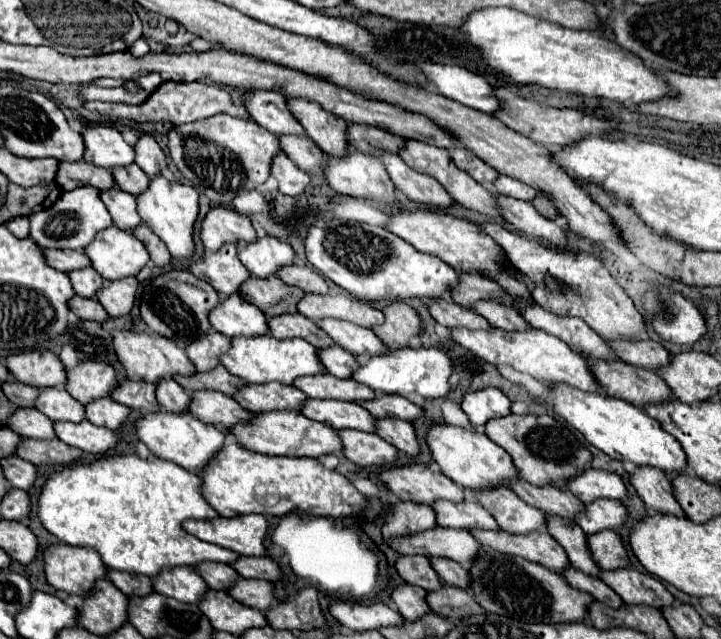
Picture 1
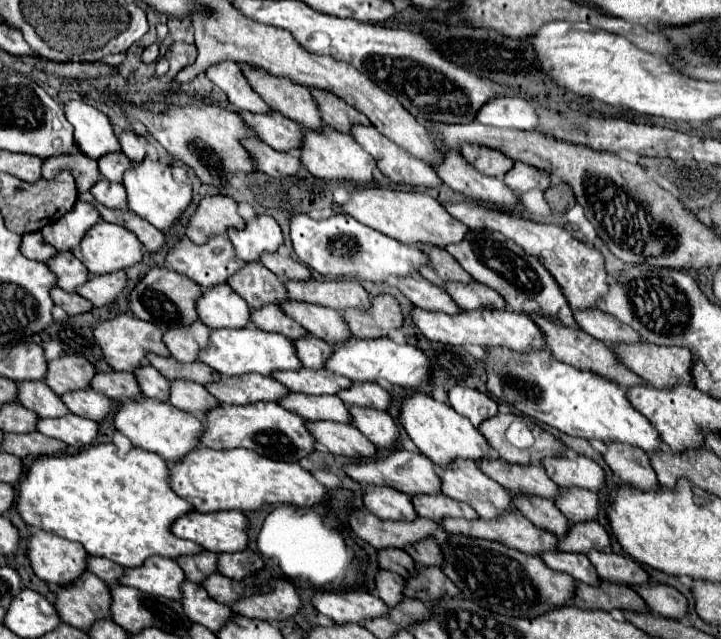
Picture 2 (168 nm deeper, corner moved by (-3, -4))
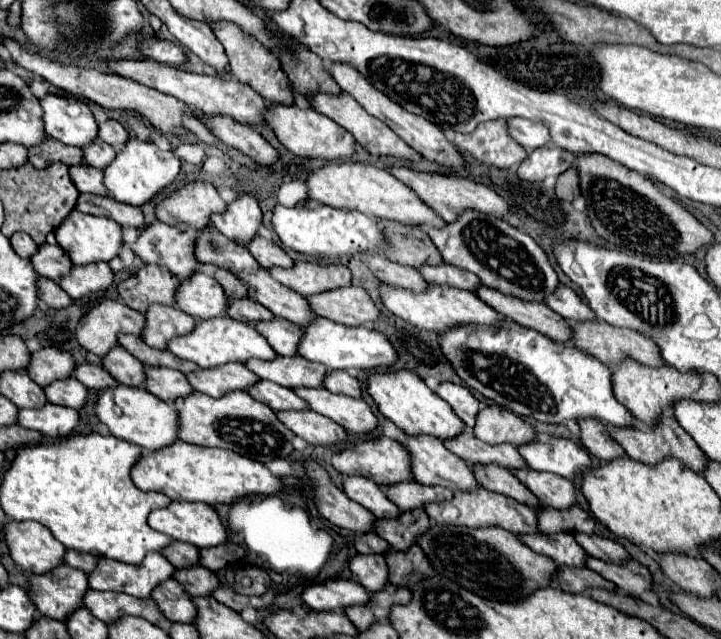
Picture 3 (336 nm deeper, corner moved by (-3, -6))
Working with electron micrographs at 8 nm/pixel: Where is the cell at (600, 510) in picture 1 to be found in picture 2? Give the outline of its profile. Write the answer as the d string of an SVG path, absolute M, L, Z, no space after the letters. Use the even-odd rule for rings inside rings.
M563 489L555 505L573 525L595 521L599 515L599 497L587 489Z

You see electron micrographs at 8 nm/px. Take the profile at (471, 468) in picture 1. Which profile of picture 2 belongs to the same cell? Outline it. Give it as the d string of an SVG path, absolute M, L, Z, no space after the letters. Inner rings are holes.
M415 391L409 399L403 401L401 425L409 433L411 441L419 447L419 451L439 467L447 467L457 459L471 459L479 463L483 459L495 457L487 439L479 433L479 429L471 425L471 421L467 421L467 417L461 417L459 413L455 413L455 409L451 409L445 403L435 401L433 397L425 393Z

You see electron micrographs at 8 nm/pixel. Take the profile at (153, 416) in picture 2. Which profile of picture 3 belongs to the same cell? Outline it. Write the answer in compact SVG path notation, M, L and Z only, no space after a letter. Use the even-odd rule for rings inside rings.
M117 385L105 391L99 391L99 397L95 401L95 415L101 423L105 423L111 431L111 435L125 439L129 443L139 445L147 451L157 451L161 447L171 445L177 439L177 413L175 409L161 401L159 397L151 395L143 387L127 387Z

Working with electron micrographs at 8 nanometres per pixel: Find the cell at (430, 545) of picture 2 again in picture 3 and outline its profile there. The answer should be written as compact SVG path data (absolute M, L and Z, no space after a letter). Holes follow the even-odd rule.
M411 509L403 511L395 519L375 519L373 529L379 537L383 537L393 549L405 551L417 537L429 529L429 517L425 509Z

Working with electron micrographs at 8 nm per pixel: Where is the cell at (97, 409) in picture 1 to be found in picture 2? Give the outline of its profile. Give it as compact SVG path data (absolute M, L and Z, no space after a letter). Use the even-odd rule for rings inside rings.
M93 389L67 393L61 399L69 407L71 413L91 419L91 421L103 421L111 411L111 399Z

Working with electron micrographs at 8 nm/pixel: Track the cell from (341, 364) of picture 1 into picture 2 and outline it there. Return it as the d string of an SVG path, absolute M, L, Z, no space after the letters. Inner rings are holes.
M309 335L305 339L297 339L295 349L297 349L297 355L305 367L323 369L323 365L327 363L327 357L331 357L333 347L325 341L321 341L319 337Z

